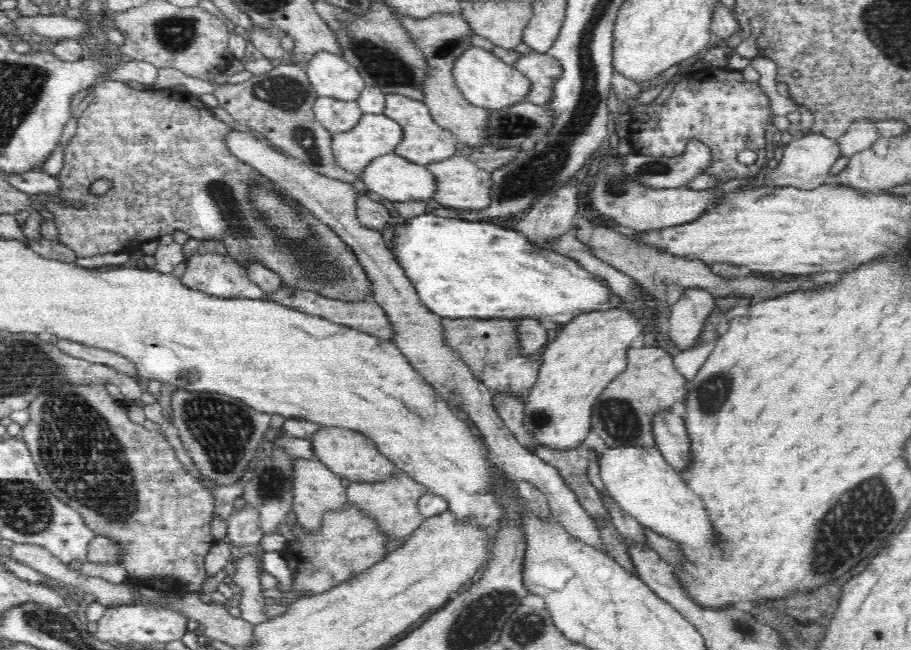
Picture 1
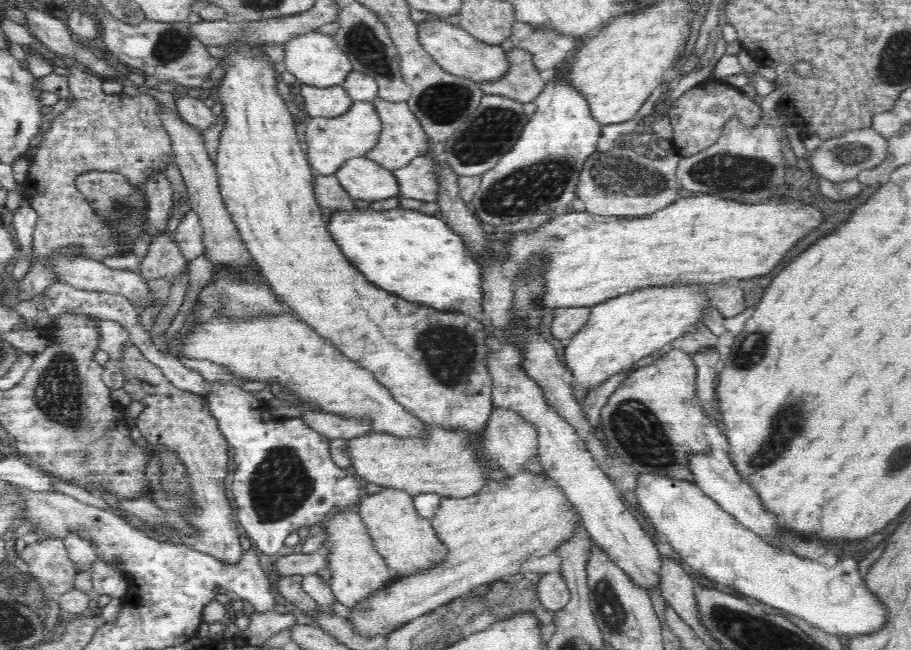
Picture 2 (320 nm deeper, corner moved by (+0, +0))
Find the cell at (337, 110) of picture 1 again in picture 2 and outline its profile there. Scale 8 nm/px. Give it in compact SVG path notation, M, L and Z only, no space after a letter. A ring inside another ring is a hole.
M299 84L304 100L306 113L314 118L338 118L345 115L353 101L341 86L318 88L306 84Z

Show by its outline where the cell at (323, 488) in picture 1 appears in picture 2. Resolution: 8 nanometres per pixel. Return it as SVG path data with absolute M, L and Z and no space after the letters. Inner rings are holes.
M356 509L336 511L329 516L316 530L329 534L323 547L331 552L327 568L332 572L331 590L338 602L346 607L356 606L360 601L366 601L376 589L394 581L394 575L387 566L385 559L374 549L370 534L362 517Z

